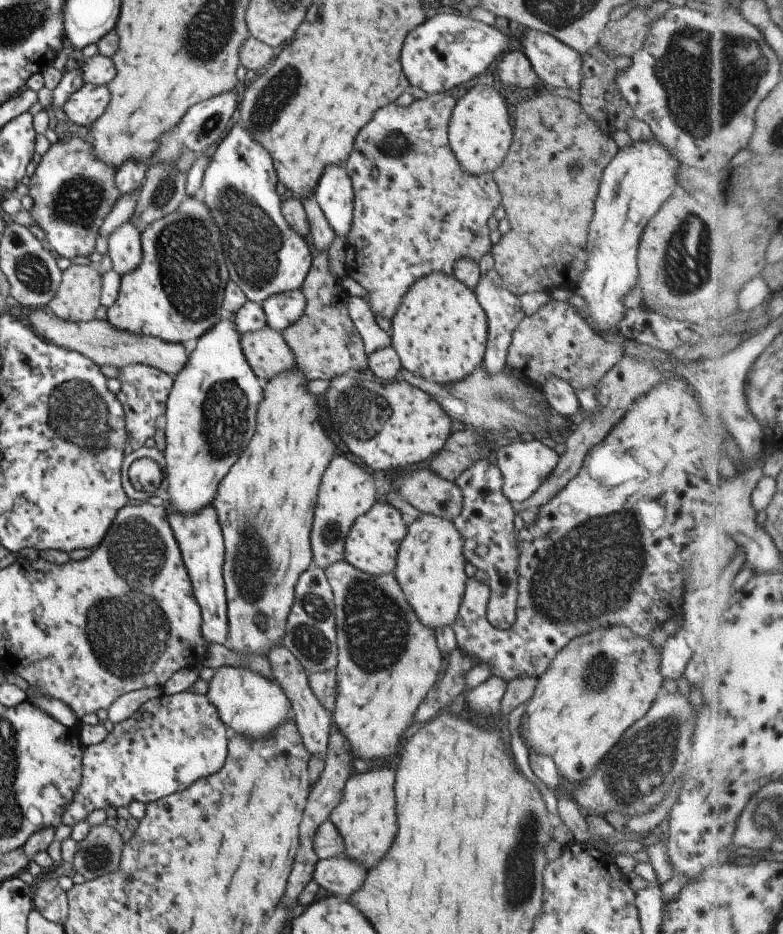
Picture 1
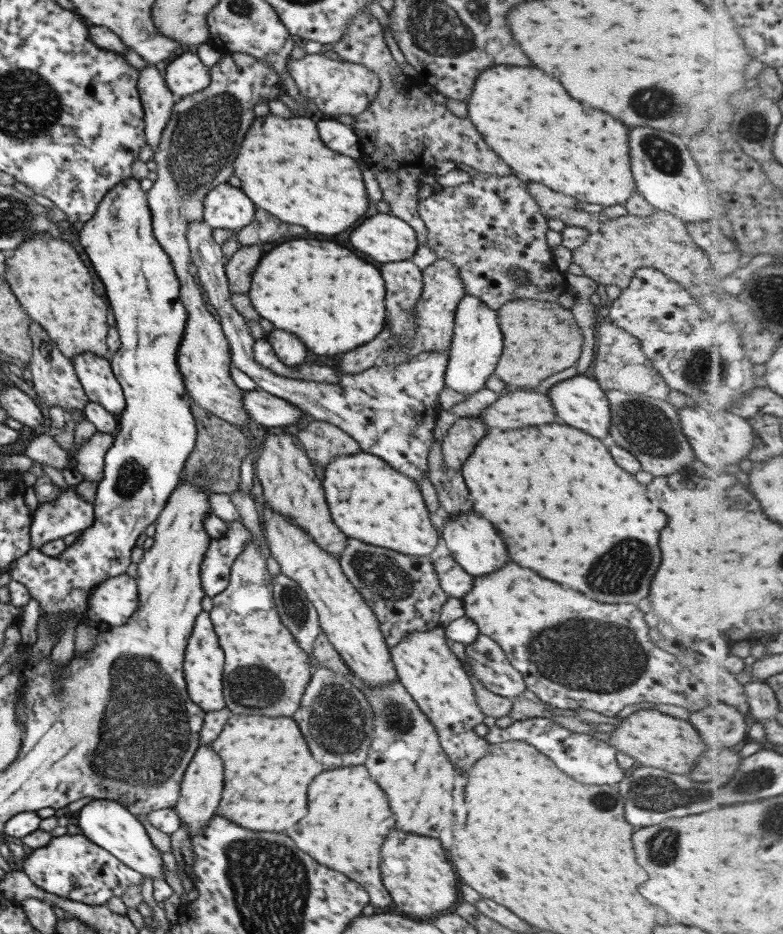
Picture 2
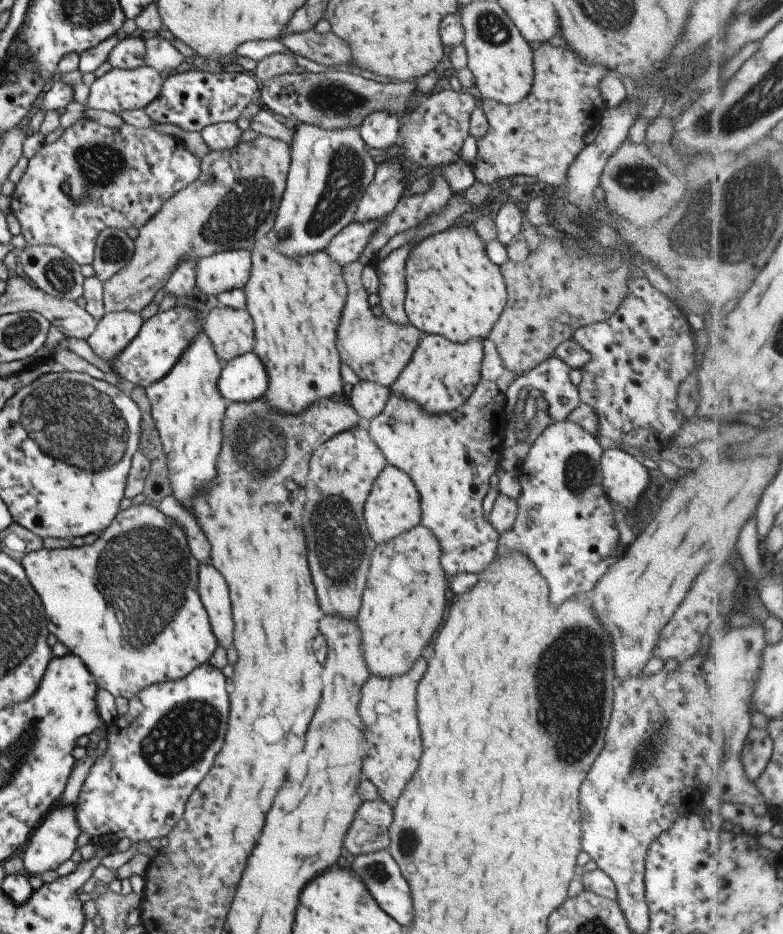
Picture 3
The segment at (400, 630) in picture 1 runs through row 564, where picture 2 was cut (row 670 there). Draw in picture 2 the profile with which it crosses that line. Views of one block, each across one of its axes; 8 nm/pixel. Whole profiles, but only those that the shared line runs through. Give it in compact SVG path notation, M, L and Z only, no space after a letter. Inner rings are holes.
M321 631L314 641L312 656L315 656L321 666L345 676L363 692L372 707L373 739L364 766L368 768L376 784L380 784L380 788L386 792L390 808L396 816L396 828L439 838L446 826L452 822L455 768L446 751L440 748L437 728L399 680L381 687L365 685L353 675L351 668L328 641L328 637Z

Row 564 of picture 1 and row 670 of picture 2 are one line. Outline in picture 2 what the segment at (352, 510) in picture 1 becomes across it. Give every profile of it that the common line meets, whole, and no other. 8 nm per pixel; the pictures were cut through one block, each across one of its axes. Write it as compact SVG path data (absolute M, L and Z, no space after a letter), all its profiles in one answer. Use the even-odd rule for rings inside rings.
M319 665L303 692L300 708L294 712L312 756L324 770L340 766L358 766L368 758L368 749L373 739L372 707L363 692L345 676Z

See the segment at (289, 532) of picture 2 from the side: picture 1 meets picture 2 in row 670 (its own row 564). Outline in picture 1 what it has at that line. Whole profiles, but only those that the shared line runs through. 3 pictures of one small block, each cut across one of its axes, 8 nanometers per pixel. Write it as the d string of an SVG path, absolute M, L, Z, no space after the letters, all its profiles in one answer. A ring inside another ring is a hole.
M377 500L367 513L354 521L345 538L343 560L371 575L383 575L394 571L400 543L407 533L408 521L393 505Z

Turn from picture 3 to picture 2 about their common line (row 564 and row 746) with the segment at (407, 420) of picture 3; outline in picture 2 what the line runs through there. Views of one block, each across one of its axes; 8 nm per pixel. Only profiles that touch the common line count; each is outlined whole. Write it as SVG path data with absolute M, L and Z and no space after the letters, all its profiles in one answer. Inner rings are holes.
M444 626L426 632L411 632L401 641L394 648L389 648L398 680L437 728L440 744L454 768L462 768L463 776L467 777L475 762L489 751L490 744L485 737L472 731L472 727L480 724L485 717L475 699L472 681L448 647Z

